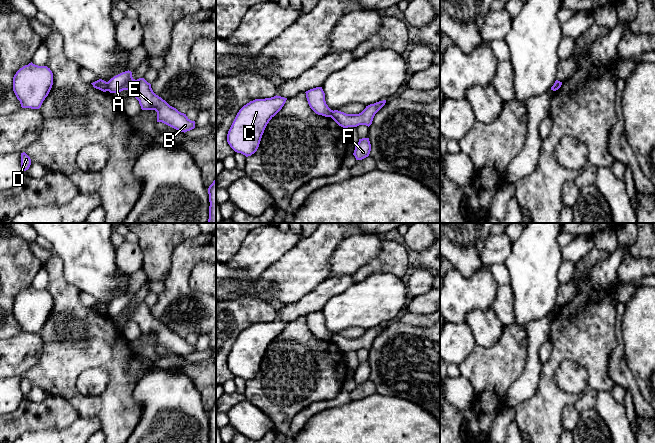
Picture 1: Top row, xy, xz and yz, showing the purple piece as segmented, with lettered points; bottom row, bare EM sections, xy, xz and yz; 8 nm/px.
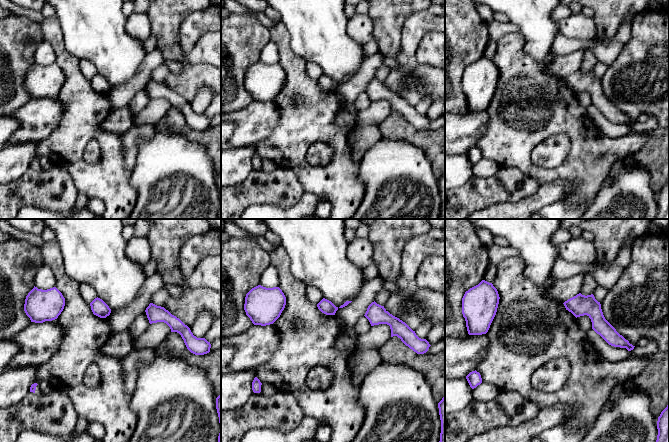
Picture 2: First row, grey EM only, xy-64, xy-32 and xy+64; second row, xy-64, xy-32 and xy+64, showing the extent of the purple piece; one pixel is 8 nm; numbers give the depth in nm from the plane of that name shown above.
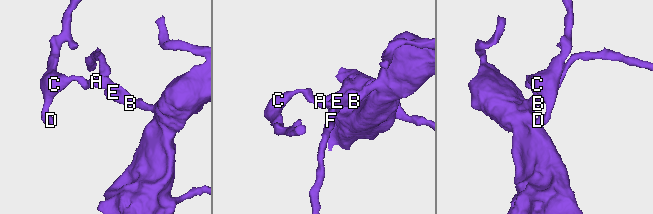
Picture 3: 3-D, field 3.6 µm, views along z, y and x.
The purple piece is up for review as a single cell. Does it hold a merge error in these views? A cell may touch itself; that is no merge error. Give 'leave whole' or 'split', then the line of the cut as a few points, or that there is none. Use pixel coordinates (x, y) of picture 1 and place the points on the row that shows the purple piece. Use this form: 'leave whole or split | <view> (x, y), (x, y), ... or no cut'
split | xy (106, 82), (108, 90)

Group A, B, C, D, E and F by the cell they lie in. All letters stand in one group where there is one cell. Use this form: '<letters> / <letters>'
A B E F / C D

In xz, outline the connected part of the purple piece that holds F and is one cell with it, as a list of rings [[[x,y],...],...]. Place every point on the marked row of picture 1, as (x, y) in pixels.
[[[369,138],[359,139],[358,144],[355,146],[353,155],[356,160],[362,160],[369,156],[371,151],[371,144]]]

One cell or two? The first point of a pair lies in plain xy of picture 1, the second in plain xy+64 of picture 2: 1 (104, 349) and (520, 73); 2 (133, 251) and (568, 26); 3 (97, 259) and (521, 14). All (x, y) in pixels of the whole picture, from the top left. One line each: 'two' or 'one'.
1: one
2: one
3: one

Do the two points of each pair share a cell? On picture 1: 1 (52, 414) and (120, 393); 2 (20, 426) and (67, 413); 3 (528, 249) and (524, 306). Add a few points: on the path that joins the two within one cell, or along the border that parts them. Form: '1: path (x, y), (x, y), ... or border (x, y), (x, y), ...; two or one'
1: border (52, 394), (62, 396), (79, 417); two
2: path (32, 421), (38, 421), (45, 415), (55, 414); one
3: path (528, 263), (528, 292); one

